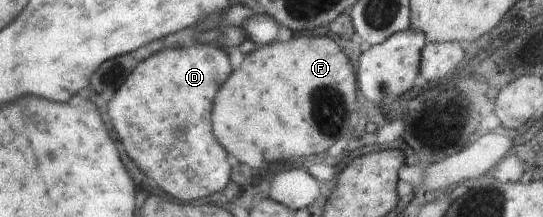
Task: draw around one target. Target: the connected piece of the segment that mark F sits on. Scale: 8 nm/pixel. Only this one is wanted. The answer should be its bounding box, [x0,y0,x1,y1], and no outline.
[212,36,361,169]

